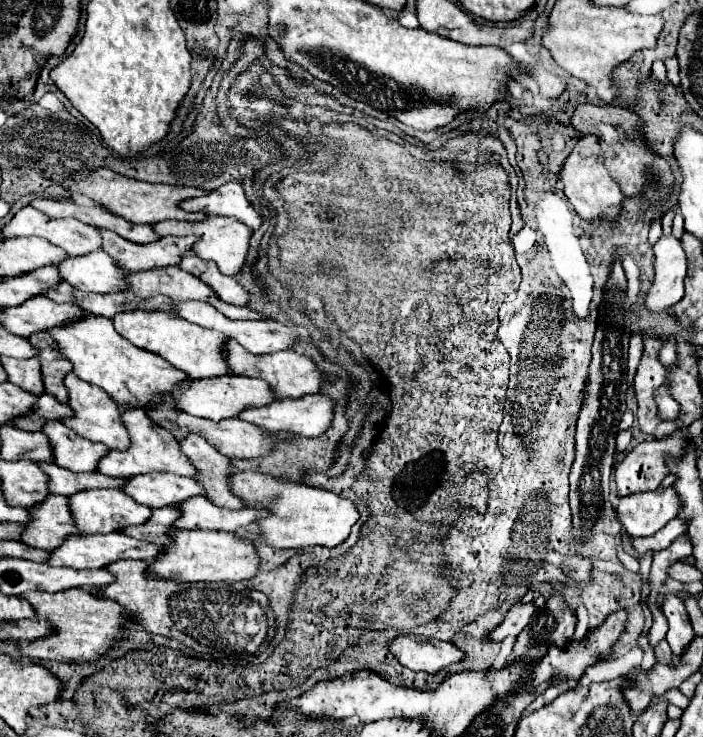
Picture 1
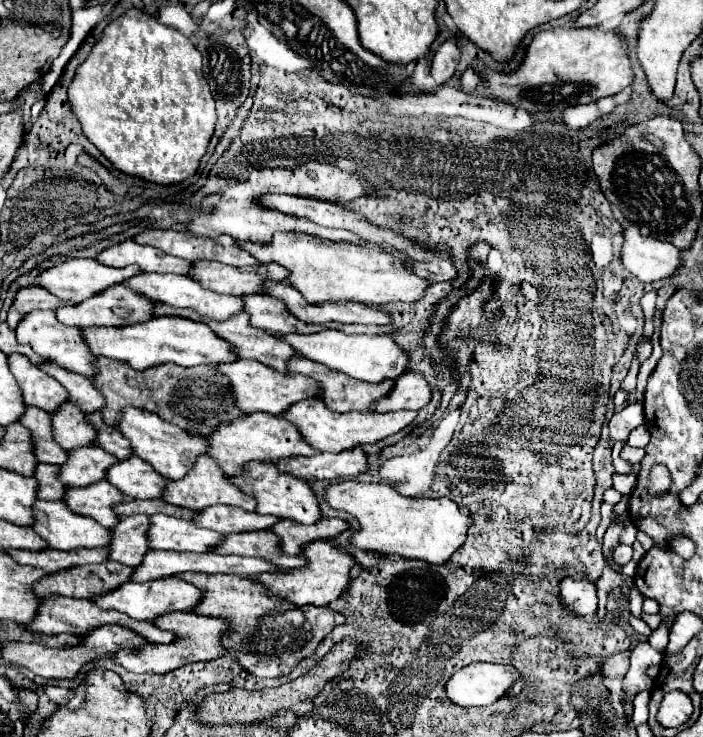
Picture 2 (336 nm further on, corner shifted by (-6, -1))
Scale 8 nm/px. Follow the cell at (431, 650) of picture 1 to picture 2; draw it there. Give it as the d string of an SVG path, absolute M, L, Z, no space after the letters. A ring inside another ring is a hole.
M473 662L457 670L445 684L447 698L459 706L489 706L519 678L511 664Z

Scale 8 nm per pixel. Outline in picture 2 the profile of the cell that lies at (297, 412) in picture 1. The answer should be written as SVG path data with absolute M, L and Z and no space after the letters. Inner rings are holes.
M407 372L395 380L391 396L383 396L371 404L371 412L395 412L395 410L419 410L431 400L431 388L419 372Z

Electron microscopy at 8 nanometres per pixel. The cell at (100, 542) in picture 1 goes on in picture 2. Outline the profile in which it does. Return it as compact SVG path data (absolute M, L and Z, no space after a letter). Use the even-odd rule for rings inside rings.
M149 550L143 556L143 562L139 564L139 568L133 568L131 580L135 582L147 582L147 580L155 580L155 578L169 578L173 574L179 572L205 572L205 574L237 574L237 576L255 576L261 572L275 572L281 570L277 566L271 566L269 562L261 560L261 558L243 558L243 556L219 556L219 554L211 554L211 552L159 552L159 550Z

